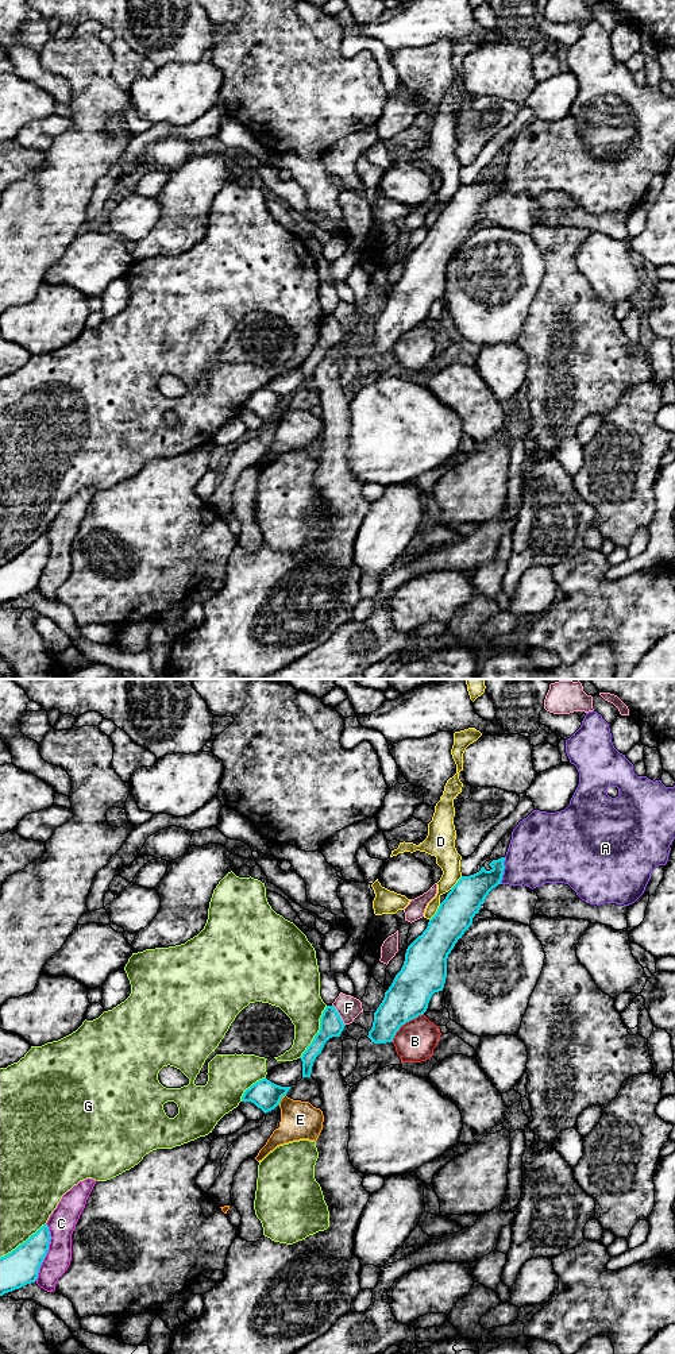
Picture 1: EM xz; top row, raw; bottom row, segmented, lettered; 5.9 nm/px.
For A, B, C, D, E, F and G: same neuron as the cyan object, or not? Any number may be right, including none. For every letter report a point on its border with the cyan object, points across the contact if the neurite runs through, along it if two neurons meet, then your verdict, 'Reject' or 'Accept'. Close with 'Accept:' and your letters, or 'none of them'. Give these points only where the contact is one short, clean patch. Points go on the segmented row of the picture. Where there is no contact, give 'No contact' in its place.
A: Touches cyan at xz (502, 871). Reject
B: Touches cyan at xz (404, 1023). Boundary: xz (423, 1013), (407, 1021), (392, 1041). Reject
C: Touches cyan at xz (46, 1252). Reject
D: Touches cyan at xz (436, 911). Reject
E: Touches cyan at xz (281, 1098). Reject
F: Touches cyan at xz (339, 1015). Boundary: xz (332, 1005), (344, 1025). Reject
G: Touches cyan at xz (319, 1032). Reject
Accept: none of them

